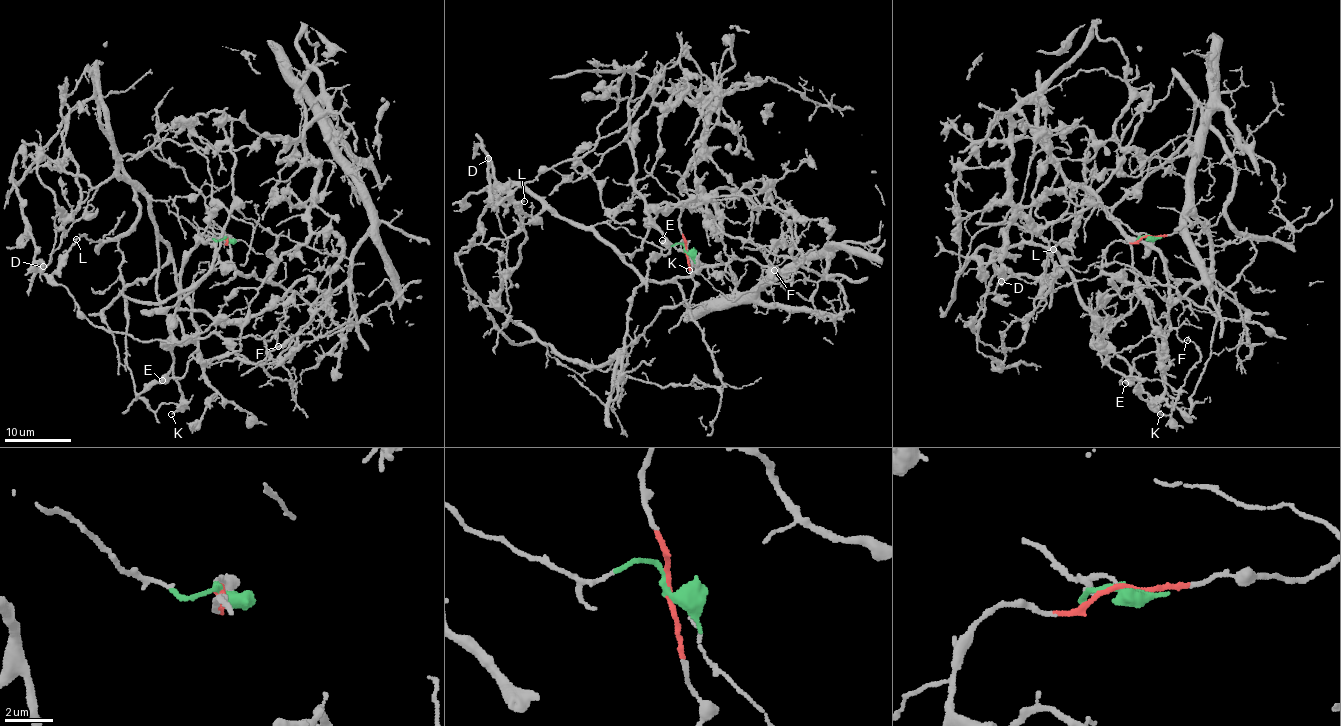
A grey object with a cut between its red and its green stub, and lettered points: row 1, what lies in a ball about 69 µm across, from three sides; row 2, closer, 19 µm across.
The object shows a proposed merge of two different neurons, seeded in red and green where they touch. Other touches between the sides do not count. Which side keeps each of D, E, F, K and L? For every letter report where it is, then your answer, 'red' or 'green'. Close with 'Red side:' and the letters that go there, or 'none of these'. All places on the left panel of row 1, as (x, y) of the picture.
D: (43, 266) | green
E: (162, 380) | green
F: (278, 346) | green
K: (171, 414) | green
L: (76, 239) | green
Red side: none of these

